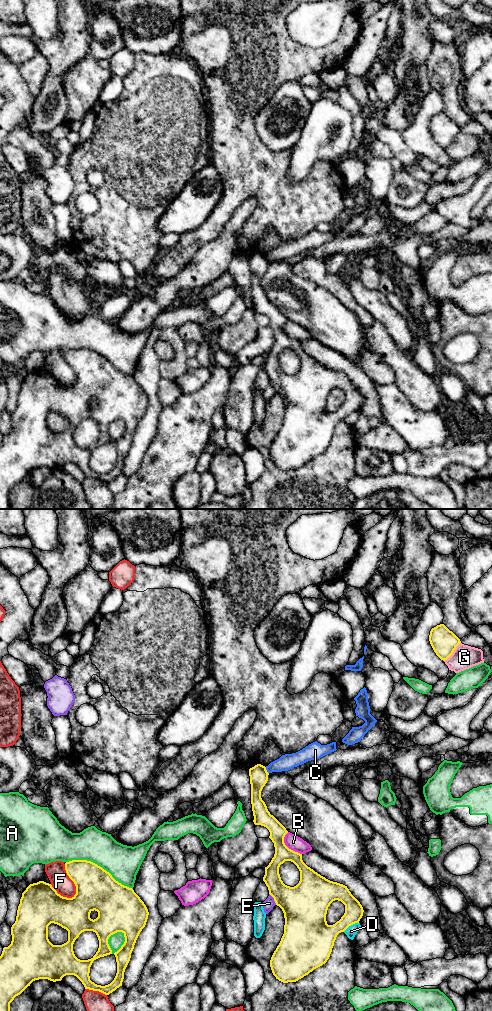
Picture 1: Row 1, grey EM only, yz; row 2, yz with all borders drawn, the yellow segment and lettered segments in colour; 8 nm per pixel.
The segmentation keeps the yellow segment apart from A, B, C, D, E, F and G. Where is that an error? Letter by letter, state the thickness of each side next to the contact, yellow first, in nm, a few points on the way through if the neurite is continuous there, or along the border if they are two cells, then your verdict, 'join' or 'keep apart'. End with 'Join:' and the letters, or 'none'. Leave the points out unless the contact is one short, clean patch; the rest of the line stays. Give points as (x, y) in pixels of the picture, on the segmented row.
A: calibres 320 and 280 nm; keep apart
B: calibres 130 and 120 nm; keep apart
C: calibres 150 and 130 nm; border yz (265, 767), (268, 773); keep apart
D: calibres 220 and 90 nm; keep apart
E: calibres 360 and 90 nm; keep apart
F: calibres 320 and 160 nm; keep apart
G: calibres 200 and 190 nm; keep apart
Join: none

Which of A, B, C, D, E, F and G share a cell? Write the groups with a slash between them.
A D / B / C / E / F / G

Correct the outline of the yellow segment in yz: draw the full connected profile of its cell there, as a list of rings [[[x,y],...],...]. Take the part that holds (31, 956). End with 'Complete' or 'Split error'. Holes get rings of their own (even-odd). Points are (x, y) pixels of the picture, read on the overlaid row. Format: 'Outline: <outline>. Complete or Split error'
Outline: [[[72,860],[65,863],[65,870],[69,878],[76,886],[76,894],[72,898],[63,897],[57,893],[51,884],[44,881],[30,884],[22,893],[17,910],[16,921],[11,927],[12,941],[8,947],[4,947],[0,956],[0,1011],[10,1011],[10,1003],[20,995],[30,984],[39,979],[48,979],[56,982],[61,981],[66,975],[76,976],[84,985],[85,989],[99,991],[109,995],[122,986],[125,969],[130,961],[131,953],[136,940],[145,927],[148,919],[148,909],[140,897],[132,888],[122,885],[112,875],[97,864],[87,860]],[[57,924],[68,931],[68,941],[62,945],[53,945],[48,939],[48,926]],[[84,931],[93,931],[99,940],[99,948],[96,954],[88,960],[78,959],[73,951],[73,944]],[[122,932],[125,942],[114,953],[117,962],[117,973],[114,980],[105,986],[97,985],[90,980],[90,967],[94,960],[112,954],[108,944],[111,935]]]. Complete

